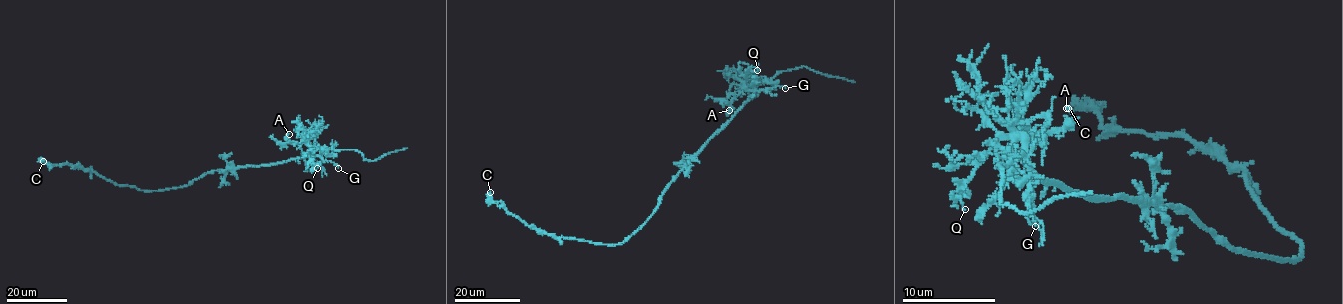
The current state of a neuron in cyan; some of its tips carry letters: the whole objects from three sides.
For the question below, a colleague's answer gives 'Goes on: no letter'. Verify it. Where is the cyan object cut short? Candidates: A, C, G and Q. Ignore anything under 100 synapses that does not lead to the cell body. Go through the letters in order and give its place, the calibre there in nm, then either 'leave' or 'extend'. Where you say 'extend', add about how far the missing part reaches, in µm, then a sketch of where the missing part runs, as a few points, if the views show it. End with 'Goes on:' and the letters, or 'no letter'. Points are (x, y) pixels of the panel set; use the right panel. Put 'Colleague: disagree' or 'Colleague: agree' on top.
Colleague: agree
A: place (1066, 108); calibre 180 nm; leave
C: place (1068, 108); calibre 200 nm; leave
G: place (1035, 226); calibre 110 nm; leave
Q: place (965, 209); calibre 110 nm; leave
Goes on: no letter

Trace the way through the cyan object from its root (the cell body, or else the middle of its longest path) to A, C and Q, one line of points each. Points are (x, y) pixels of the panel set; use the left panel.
A: (213, 171), (276, 164), (305, 157), (311, 152), (311, 147), (304, 143), (288, 142), (285, 136), (289, 134)
C: (213, 171), (186, 185), (142, 190), (116, 185), (90, 169), (67, 164), (50, 166), (43, 161)
Q: (213, 171), (266, 166), (305, 157), (311, 152), (308, 144), (308, 156), (317, 168)

